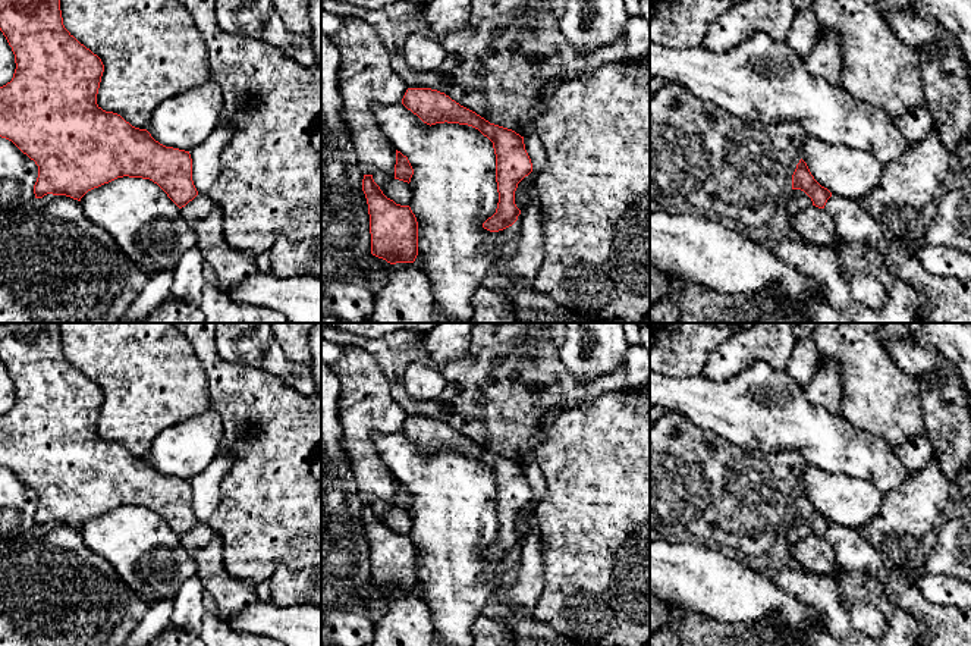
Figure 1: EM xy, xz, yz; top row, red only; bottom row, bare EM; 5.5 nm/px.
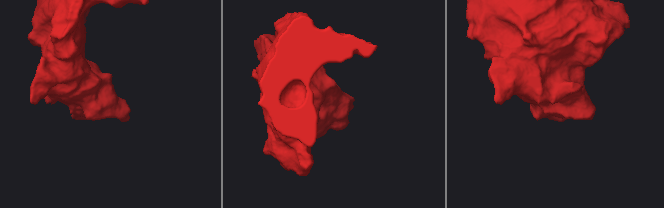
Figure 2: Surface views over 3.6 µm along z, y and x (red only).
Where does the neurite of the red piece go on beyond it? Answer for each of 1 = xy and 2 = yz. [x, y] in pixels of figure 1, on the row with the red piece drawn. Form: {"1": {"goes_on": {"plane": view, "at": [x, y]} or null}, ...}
{"1": {"goes_on": null}, "2": {"goes_on": null}}

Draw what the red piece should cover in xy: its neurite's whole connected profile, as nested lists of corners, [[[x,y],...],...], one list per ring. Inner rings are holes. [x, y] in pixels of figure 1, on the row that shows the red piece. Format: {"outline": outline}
{"outline": [[[0,0],[0,31],[16,63],[12,81],[0,87],[0,137],[12,141],[38,166],[35,198],[53,194],[81,201],[88,191],[123,176],[153,181],[179,208],[198,195],[189,151],[160,144],[147,129],[135,128],[97,104],[104,65],[65,28],[60,0]]]}

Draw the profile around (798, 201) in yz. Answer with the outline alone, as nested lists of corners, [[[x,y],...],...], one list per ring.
[[[794,189],[786,204],[780,208],[780,219],[776,226],[791,239],[799,239],[801,235],[795,231],[792,220],[796,214],[813,206],[811,198],[801,189]]]

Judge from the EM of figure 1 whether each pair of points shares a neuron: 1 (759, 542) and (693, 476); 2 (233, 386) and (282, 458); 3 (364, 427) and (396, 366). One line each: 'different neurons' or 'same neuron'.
1: same neuron
2: same neuron
3: different neurons

